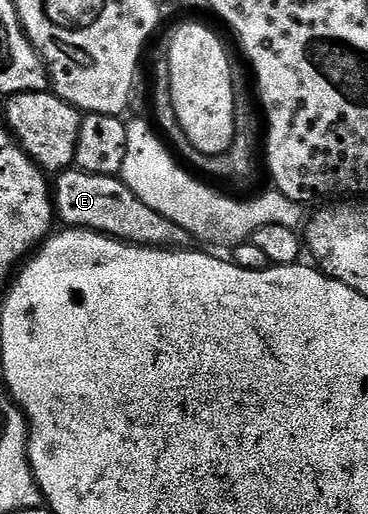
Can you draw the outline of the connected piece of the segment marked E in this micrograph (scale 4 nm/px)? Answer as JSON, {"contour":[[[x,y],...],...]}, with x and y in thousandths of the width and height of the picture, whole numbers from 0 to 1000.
{"contour":[[[188,329],[149,342],[139,366],[147,418],[177,444],[220,442],[226,449],[261,449],[337,473],[372,473],[378,481],[443,481],[448,484],[511,484],[527,467],[462,422],[418,414],[408,399],[375,391],[375,383],[340,360],[337,350],[310,340],[234,337]]]}

